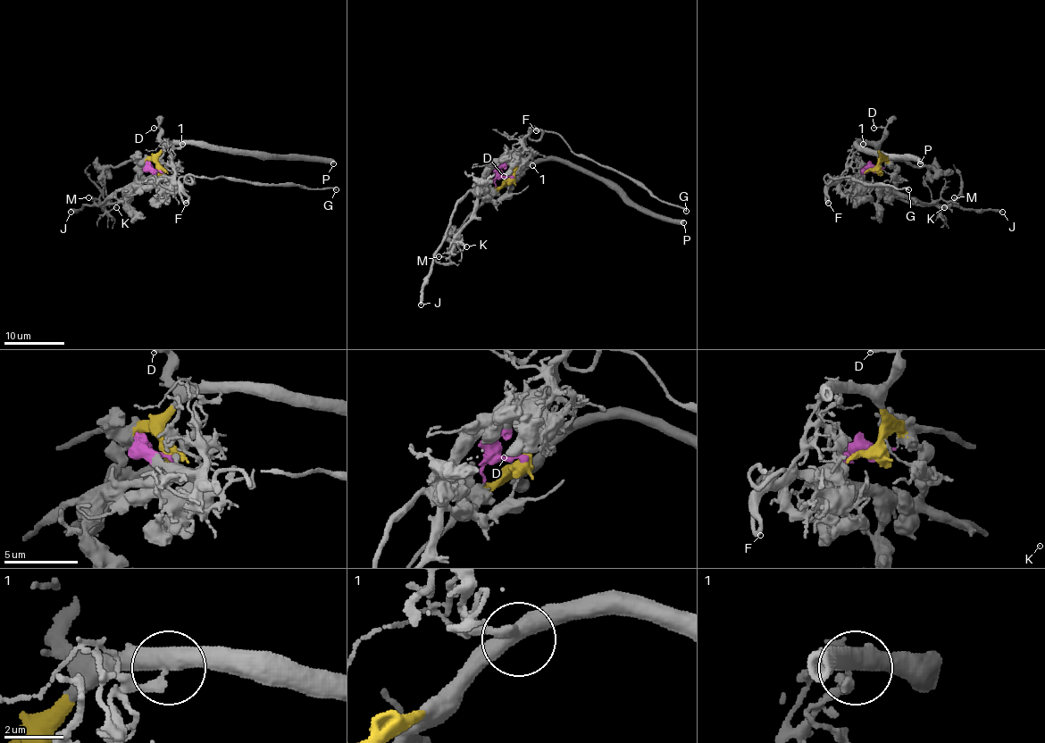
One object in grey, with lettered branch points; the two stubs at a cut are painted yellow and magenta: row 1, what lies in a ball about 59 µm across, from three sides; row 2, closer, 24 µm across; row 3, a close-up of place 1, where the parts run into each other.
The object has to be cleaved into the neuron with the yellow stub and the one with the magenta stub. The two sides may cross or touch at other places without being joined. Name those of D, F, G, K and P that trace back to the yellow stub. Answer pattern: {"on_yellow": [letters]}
{"on_yellow": ["D", "P"]}

